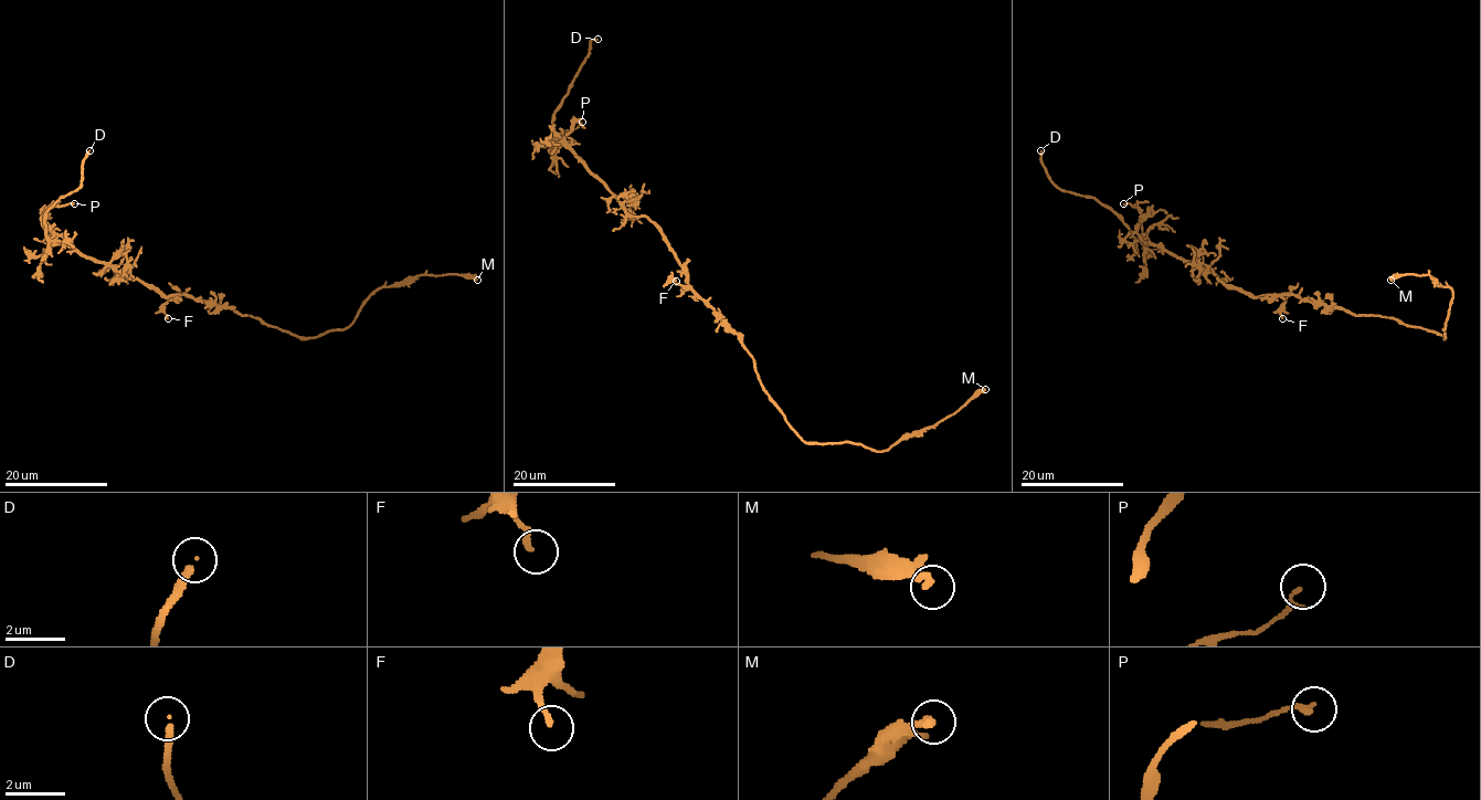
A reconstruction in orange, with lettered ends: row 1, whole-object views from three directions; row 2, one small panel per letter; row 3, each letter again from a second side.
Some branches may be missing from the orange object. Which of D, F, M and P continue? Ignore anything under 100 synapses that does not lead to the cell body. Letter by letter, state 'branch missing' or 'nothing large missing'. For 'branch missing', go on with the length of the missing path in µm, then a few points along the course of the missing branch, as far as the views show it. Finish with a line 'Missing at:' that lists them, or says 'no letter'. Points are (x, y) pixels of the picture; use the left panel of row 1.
D: branch missing; missing 30 µm; course (90, 150), (109, 98), (118, 64), (118, 34), (102, 16)
F: nothing large missing
M: nothing large missing
P: nothing large missing
Missing at: D

